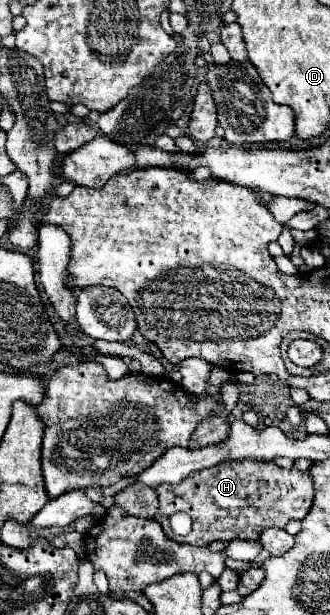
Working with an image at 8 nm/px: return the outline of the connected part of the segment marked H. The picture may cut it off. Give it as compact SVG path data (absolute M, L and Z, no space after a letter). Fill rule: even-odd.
M227 460L227 462L221 462L221 464L213 466L213 468L199 470L199 472L195 472L193 476L187 476L185 480L181 480L179 484L161 484L161 486L157 486L157 496L159 496L159 512L155 514L155 520L163 526L165 534L167 534L171 540L175 540L175 542L185 542L185 544L193 544L193 546L209 546L209 544L215 542L215 540L223 540L223 542L231 542L231 540L235 540L235 538L241 538L241 540L259 540L259 536L261 536L261 532L263 532L265 528L285 528L289 520L303 520L303 518L307 516L311 504L313 504L313 478L309 476L309 472L299 472L295 467L292 467L291 470L279 468L279 466L273 464L273 462L265 464L265 460L235 460L235 462L229 462L229 460ZM173 512L187 512L187 514L191 516L193 528L191 528L191 532L189 532L187 536L175 536L175 534L171 534L169 516L171 516Z

